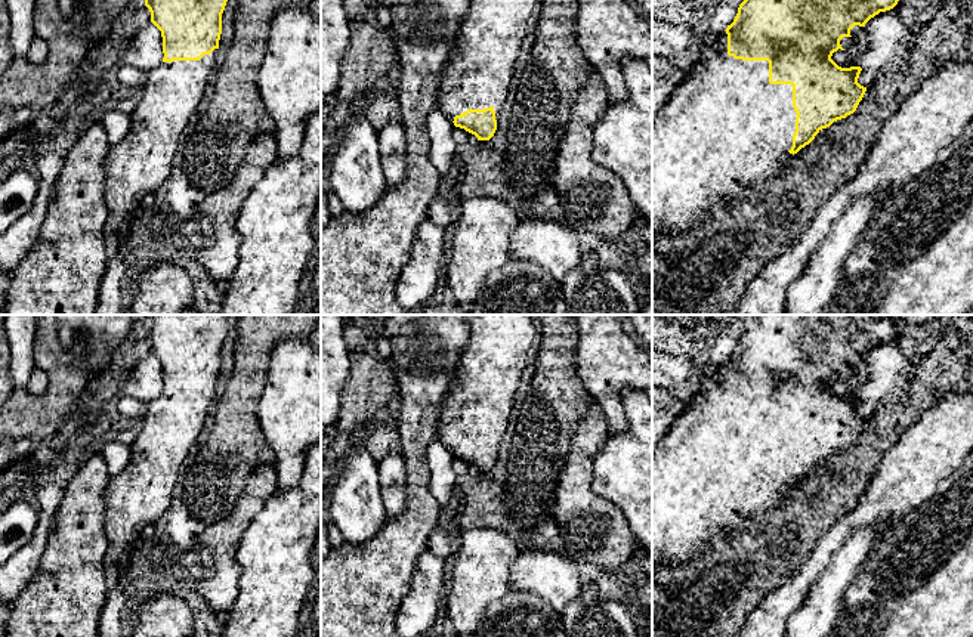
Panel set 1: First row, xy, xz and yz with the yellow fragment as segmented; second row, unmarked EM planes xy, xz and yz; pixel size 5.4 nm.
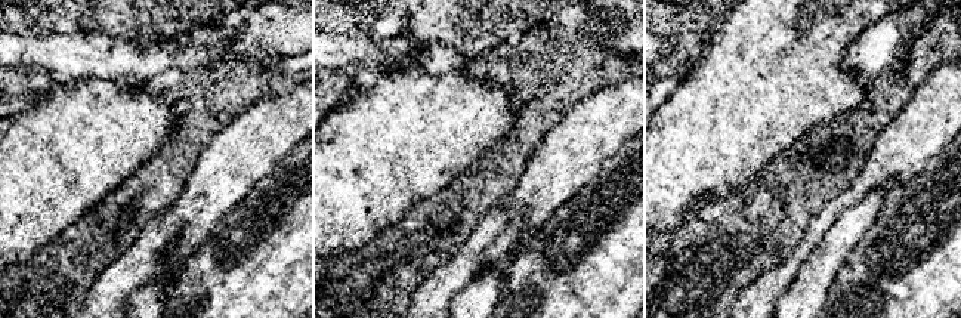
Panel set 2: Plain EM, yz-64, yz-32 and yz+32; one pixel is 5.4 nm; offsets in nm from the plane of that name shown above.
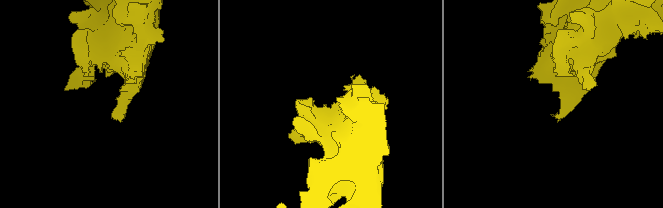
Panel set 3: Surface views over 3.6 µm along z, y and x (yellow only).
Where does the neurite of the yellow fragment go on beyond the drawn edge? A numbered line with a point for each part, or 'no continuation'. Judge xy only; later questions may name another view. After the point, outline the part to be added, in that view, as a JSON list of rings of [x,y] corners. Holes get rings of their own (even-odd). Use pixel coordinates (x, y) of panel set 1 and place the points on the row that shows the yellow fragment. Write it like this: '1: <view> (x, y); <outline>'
1: xy (173, 92); [[[217,52],[200,61],[161,62],[145,72],[130,129],[104,158],[105,236],[124,242],[140,200],[170,177],[180,134],[198,114]]]

